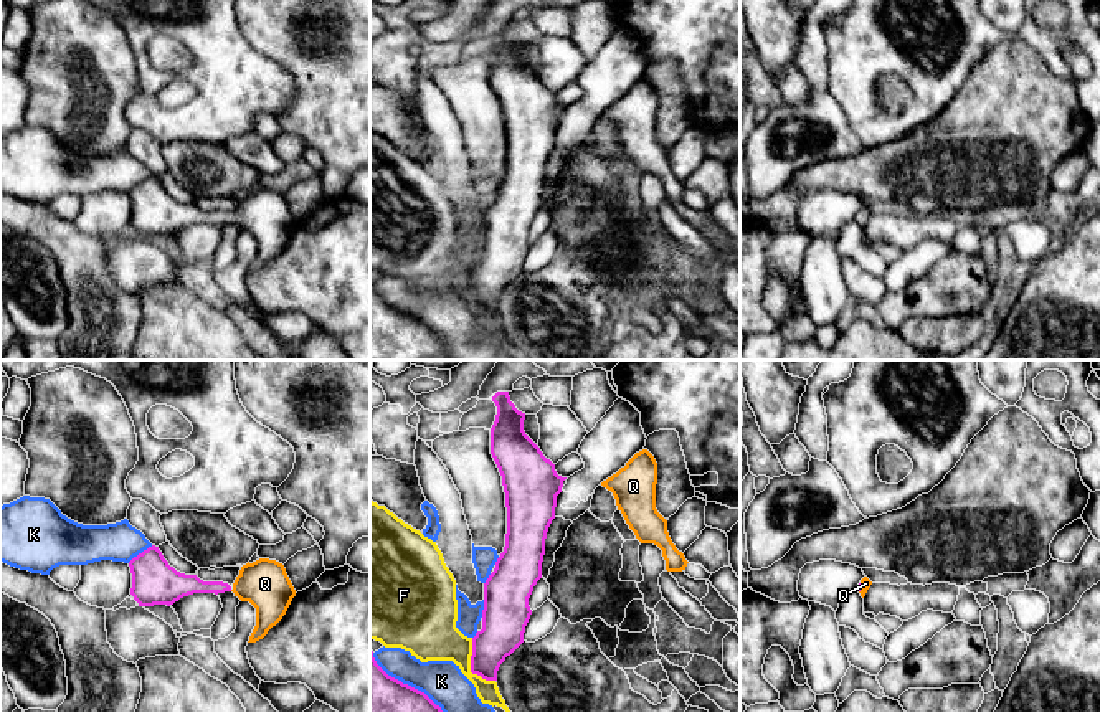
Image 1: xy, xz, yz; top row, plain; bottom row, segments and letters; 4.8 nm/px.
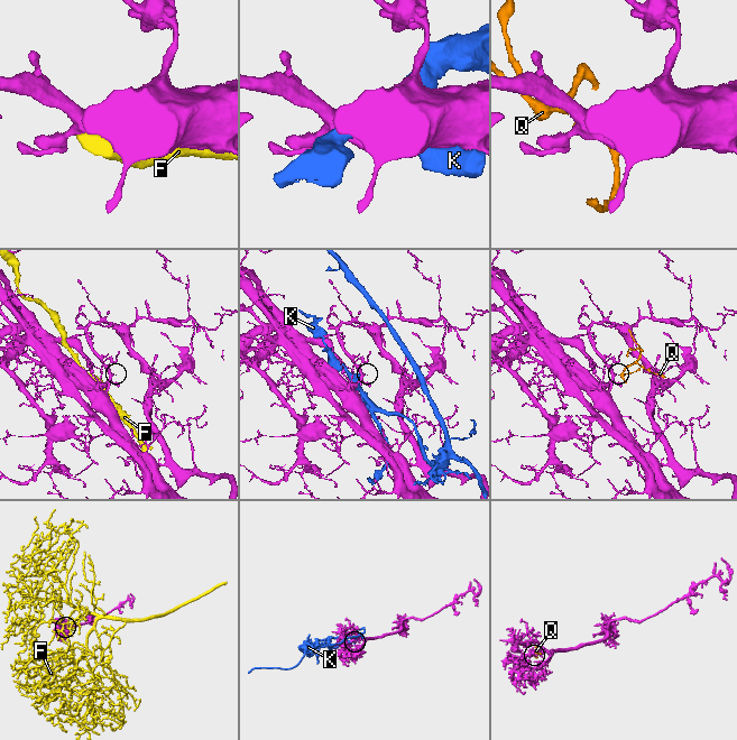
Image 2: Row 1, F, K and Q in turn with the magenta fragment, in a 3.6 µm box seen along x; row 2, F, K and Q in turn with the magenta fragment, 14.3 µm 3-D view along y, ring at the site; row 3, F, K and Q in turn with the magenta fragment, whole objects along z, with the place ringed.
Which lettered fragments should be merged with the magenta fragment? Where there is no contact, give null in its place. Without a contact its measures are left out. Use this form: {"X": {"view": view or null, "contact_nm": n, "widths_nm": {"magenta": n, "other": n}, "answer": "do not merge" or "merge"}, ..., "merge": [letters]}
{"F": {"view": "xz", "contact_nm": 240, "widths_nm": {"magenta": 200, "other": 260}, "answer": "do not merge"}, "K": {"view": "xz", "contact_nm": 460, "widths_nm": {"magenta": 220, "other": 200}, "answer": "do not merge"}, "Q": {"view": "yz", "contact_nm": 50, "widths_nm": {"magenta": 20, "other": 50}, "answer": "merge"}, "merge": ["Q"]}

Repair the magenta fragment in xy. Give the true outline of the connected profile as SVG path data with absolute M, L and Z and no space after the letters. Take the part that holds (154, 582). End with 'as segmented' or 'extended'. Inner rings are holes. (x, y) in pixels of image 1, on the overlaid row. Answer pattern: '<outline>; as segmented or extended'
M152 545L129 562L132 573L130 595L139 606L173 605L193 593L225 593L231 586L223 581L203 581L197 575L177 572Z; as segmented

